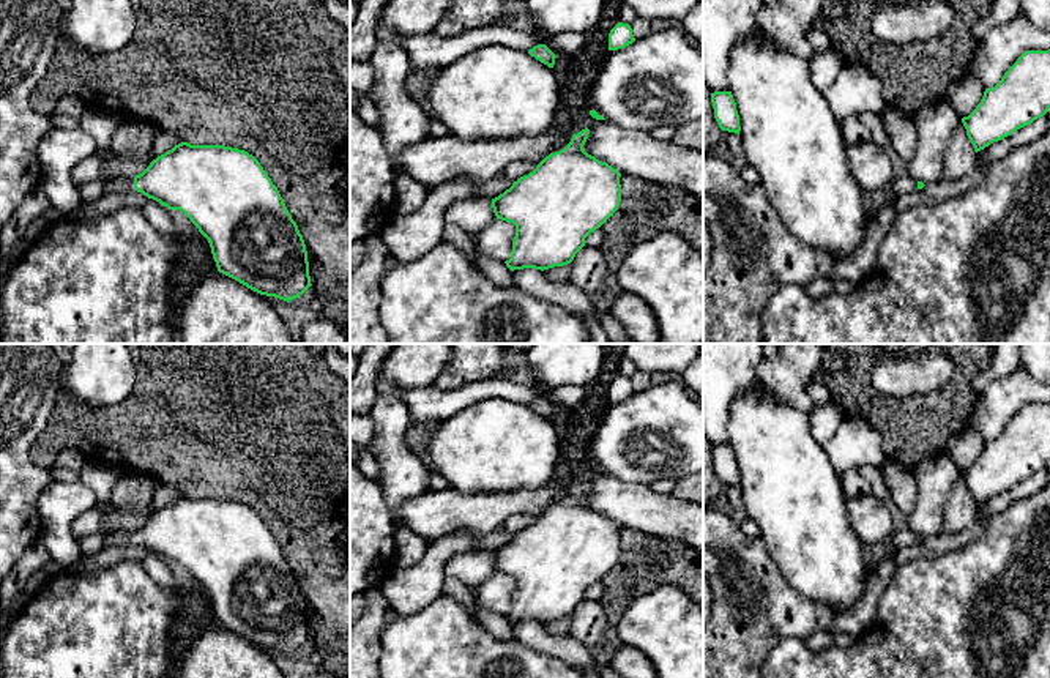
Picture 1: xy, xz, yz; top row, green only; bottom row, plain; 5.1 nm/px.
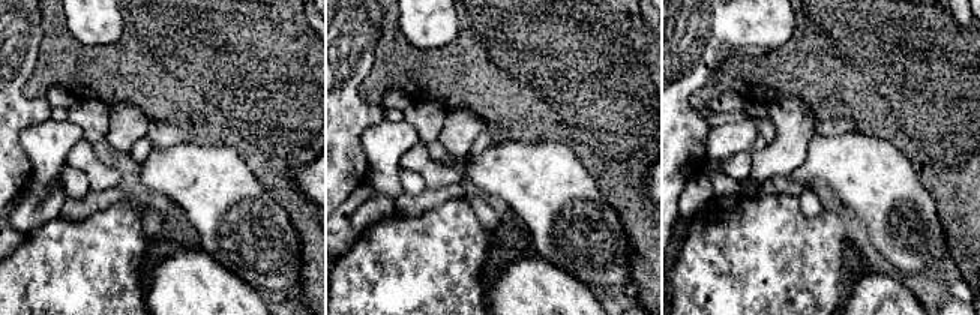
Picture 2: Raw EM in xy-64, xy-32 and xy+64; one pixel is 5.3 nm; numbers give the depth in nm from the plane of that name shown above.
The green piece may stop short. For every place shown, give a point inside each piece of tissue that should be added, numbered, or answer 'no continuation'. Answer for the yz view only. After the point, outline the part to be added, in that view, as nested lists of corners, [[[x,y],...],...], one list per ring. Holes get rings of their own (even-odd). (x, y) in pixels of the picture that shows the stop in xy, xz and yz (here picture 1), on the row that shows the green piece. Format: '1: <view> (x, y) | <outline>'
1: yz (901, 186) | [[[910,175],[899,178],[891,184],[891,191],[895,199],[899,199],[907,192],[914,192],[916,189],[918,189],[918,181]]]

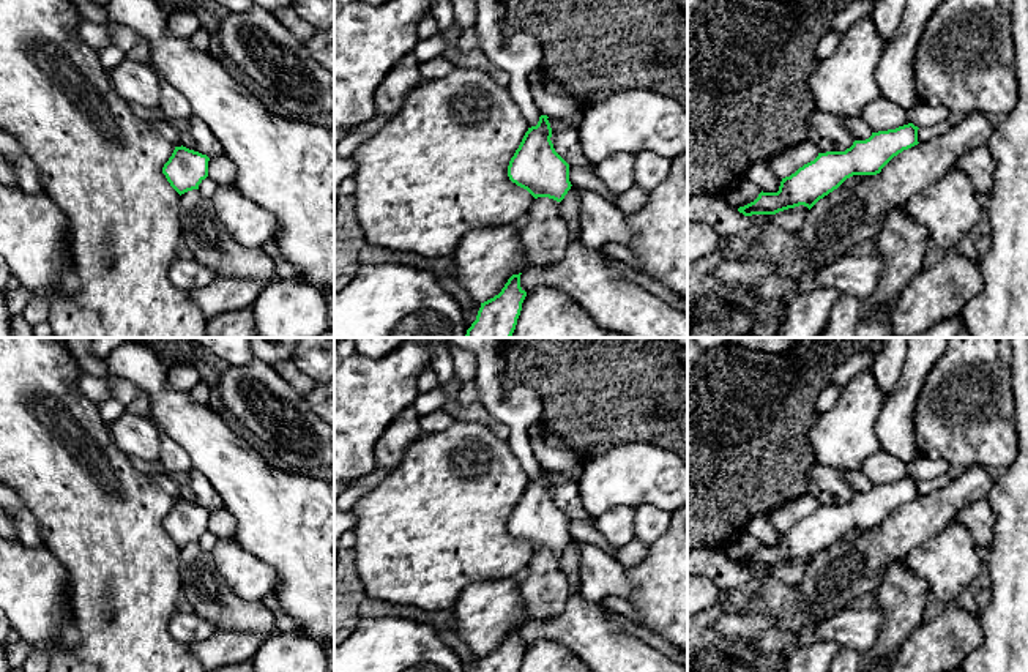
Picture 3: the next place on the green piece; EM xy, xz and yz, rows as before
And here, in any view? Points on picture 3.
no continuation

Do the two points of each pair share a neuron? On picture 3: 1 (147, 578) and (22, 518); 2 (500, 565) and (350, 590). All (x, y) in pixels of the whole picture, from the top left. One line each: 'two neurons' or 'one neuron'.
1: two neurons
2: two neurons

